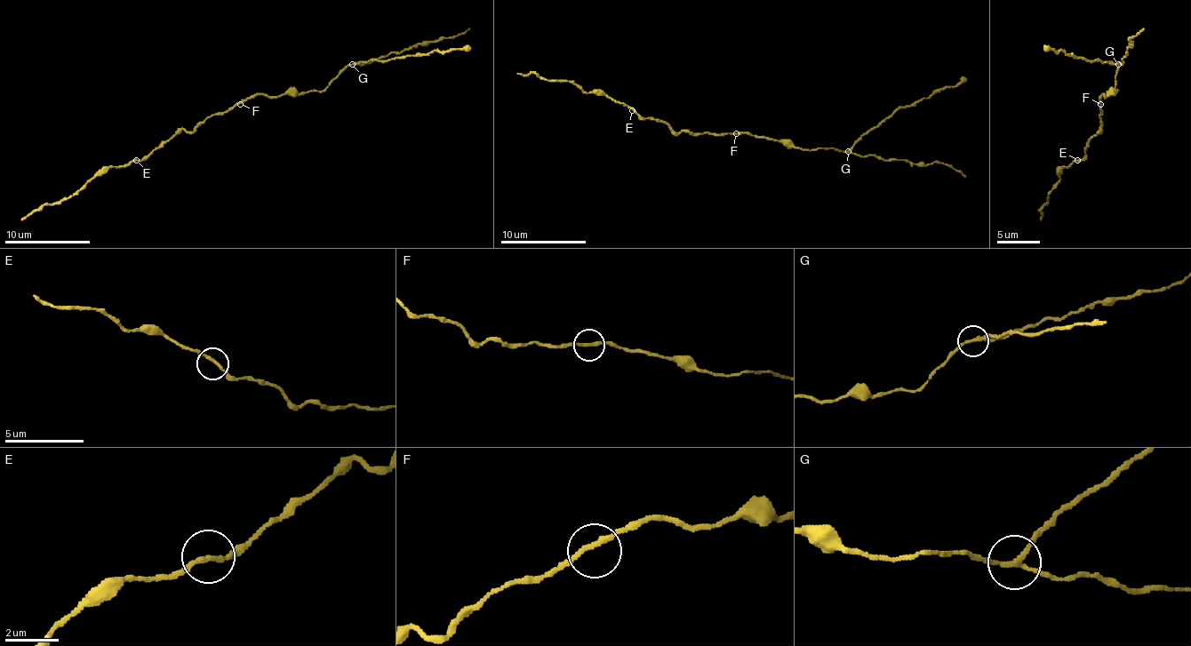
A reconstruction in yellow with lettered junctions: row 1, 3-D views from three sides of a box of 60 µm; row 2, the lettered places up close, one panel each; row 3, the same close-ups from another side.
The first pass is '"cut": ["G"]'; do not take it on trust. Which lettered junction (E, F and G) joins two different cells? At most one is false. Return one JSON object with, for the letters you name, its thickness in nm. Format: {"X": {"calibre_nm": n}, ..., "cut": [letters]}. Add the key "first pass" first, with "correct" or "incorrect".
{"first pass": "correct", "G": {"calibre_nm": 150}, "cut": ["G"]}

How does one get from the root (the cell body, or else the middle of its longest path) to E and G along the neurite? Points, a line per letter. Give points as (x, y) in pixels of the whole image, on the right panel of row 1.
E: (1100, 102), (1100, 130), (1088, 140), (1086, 155), (1077, 160)
G: (1100, 102), (1103, 93), (1107, 96), (1117, 91), (1117, 64)

